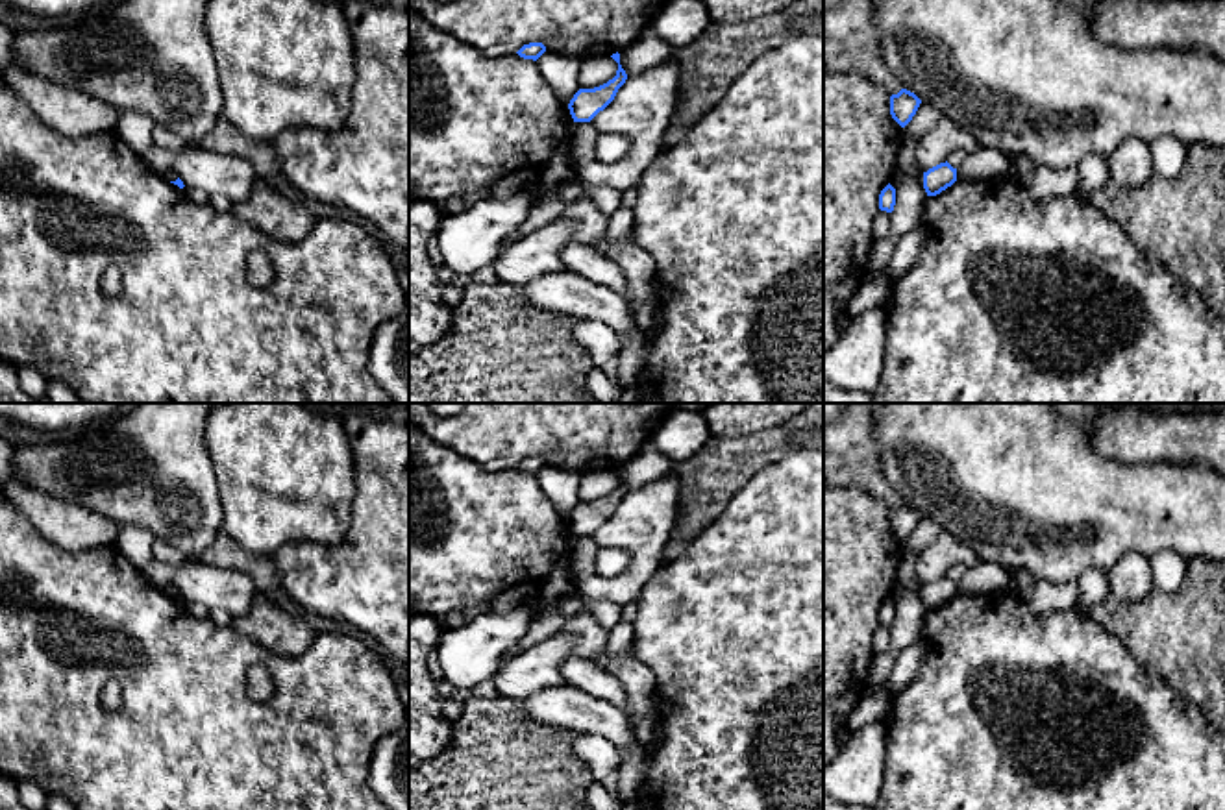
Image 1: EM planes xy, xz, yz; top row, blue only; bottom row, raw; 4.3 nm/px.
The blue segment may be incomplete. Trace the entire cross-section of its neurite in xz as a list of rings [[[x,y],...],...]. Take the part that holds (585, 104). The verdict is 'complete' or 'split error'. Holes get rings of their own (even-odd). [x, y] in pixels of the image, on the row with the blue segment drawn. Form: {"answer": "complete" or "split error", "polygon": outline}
{"answer": "complete", "polygon": [[[620,54],[611,55],[618,63],[616,76],[607,83],[594,89],[579,89],[568,104],[574,122],[590,122],[603,111],[616,96],[618,89],[625,83],[627,74],[620,65]]]}

